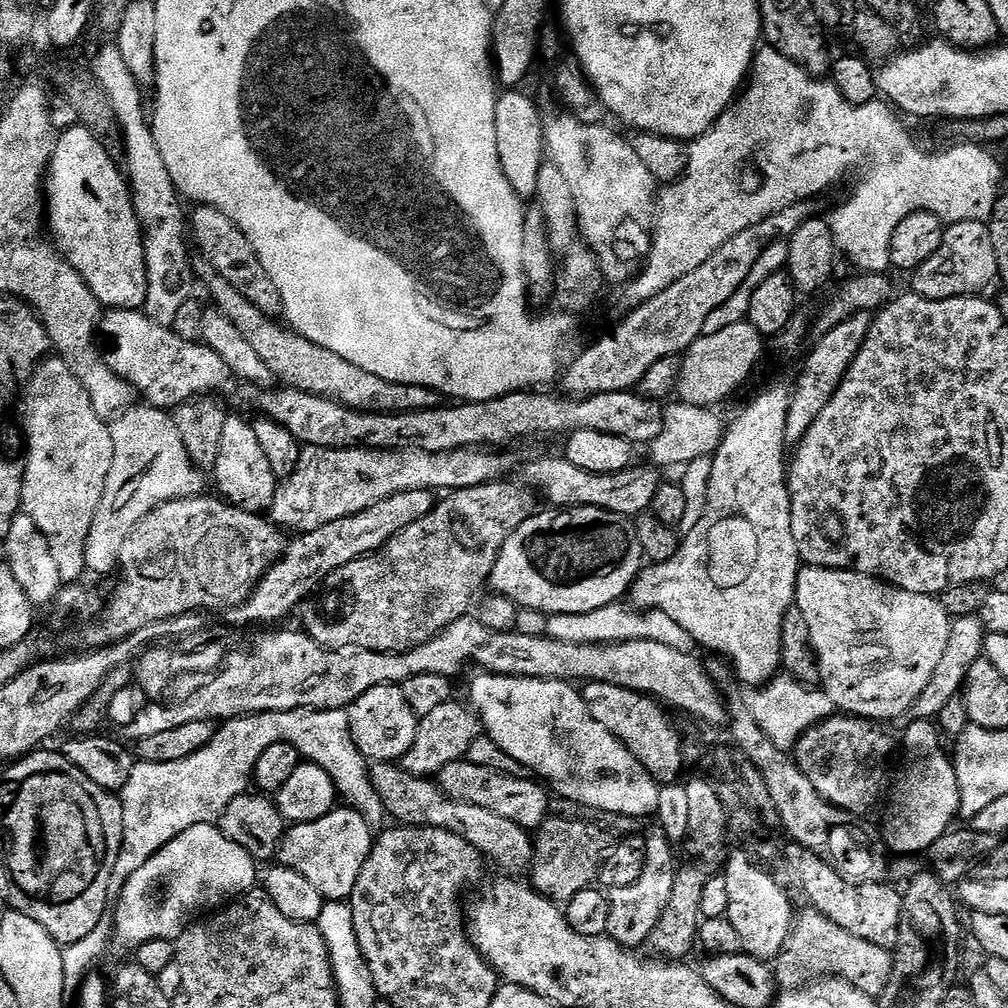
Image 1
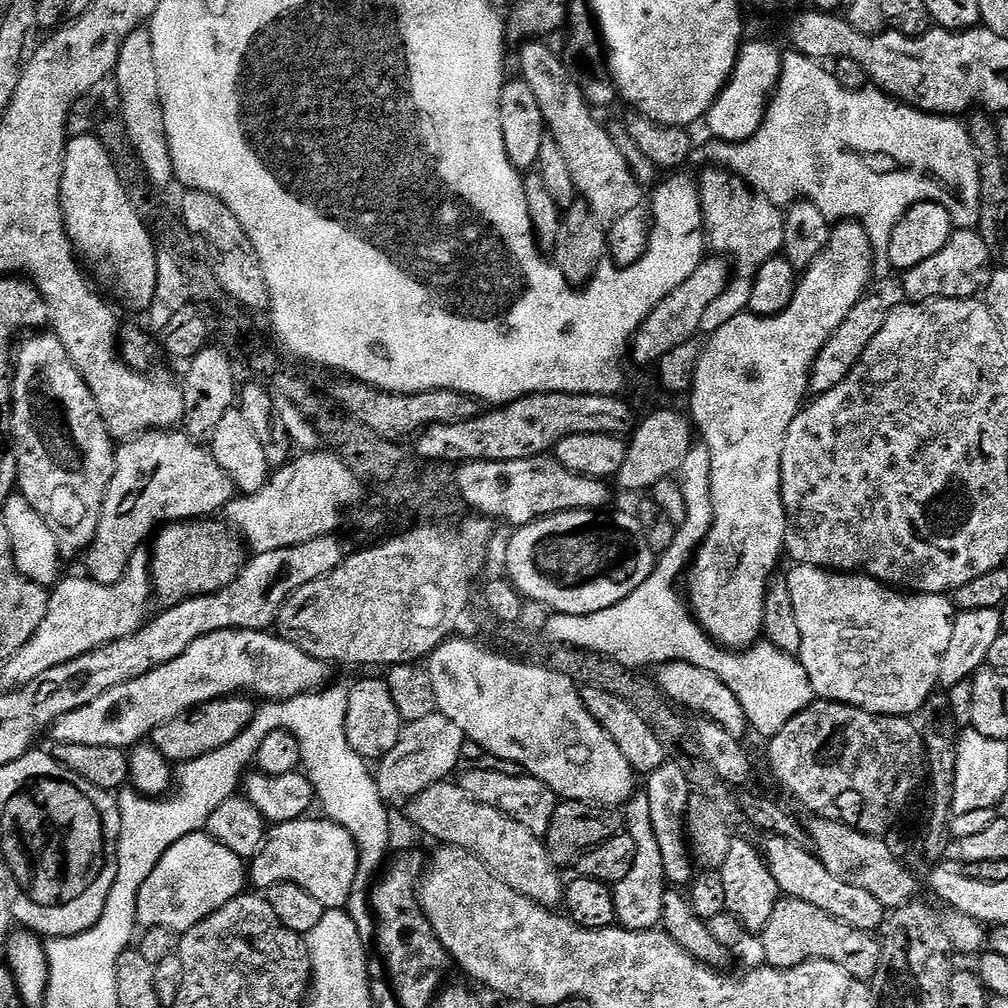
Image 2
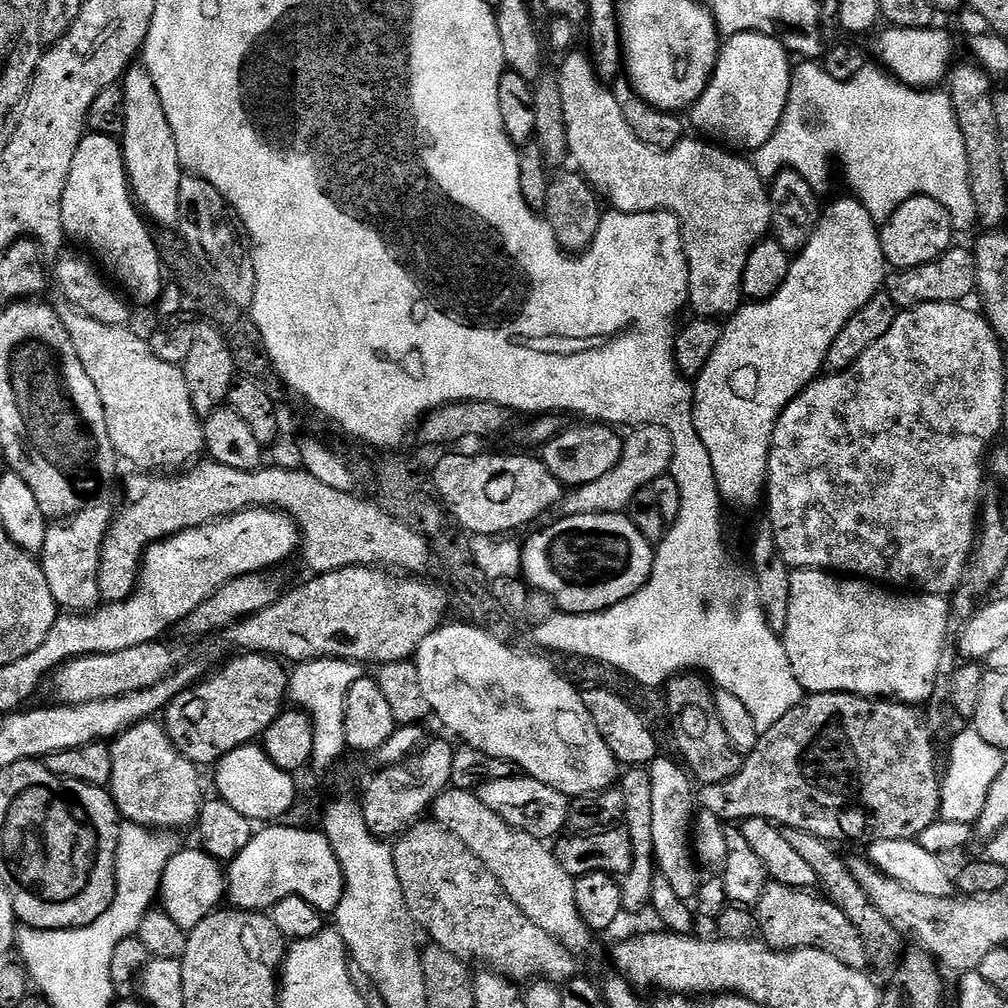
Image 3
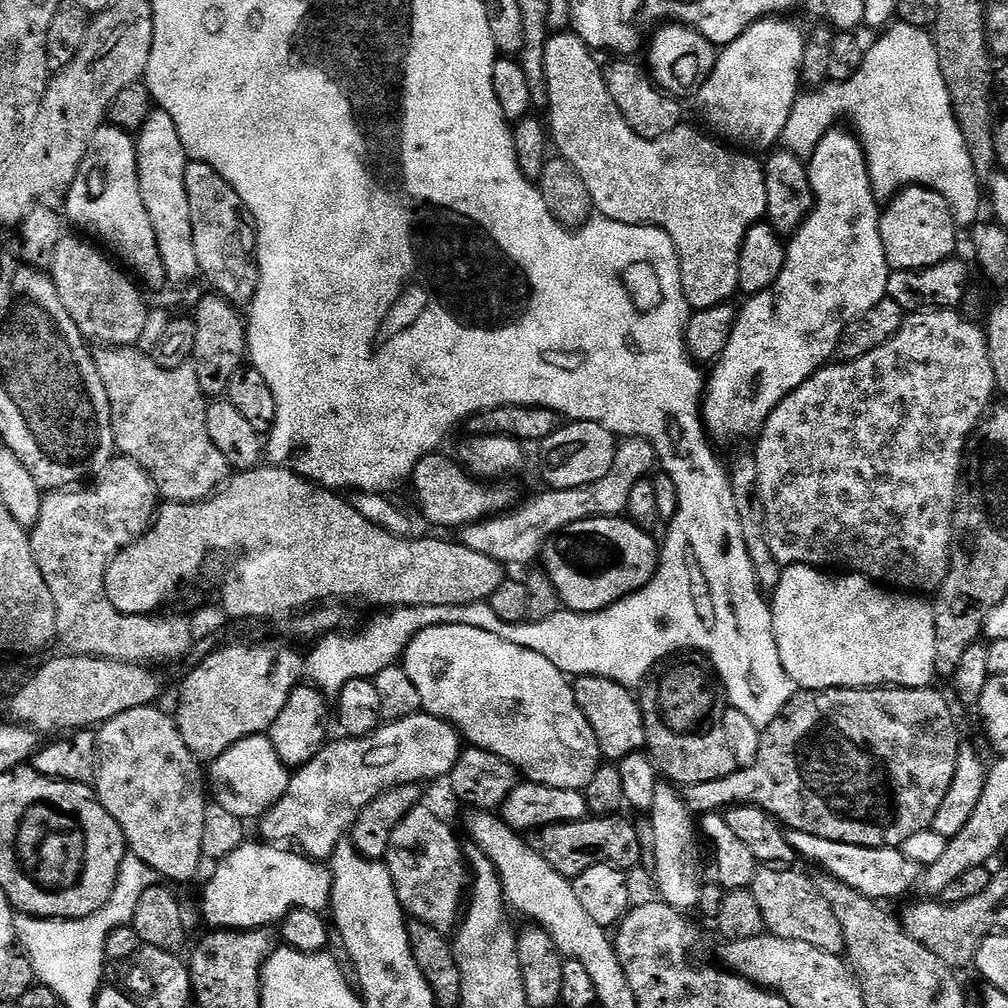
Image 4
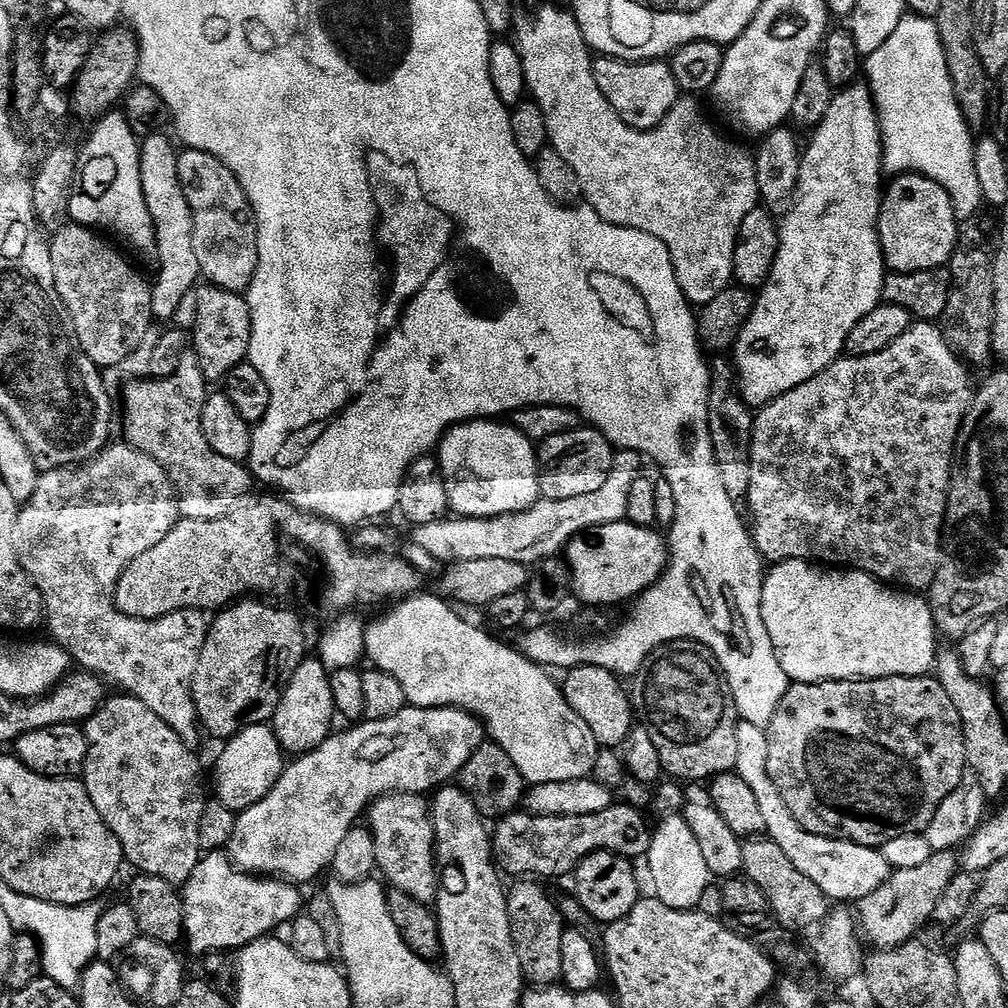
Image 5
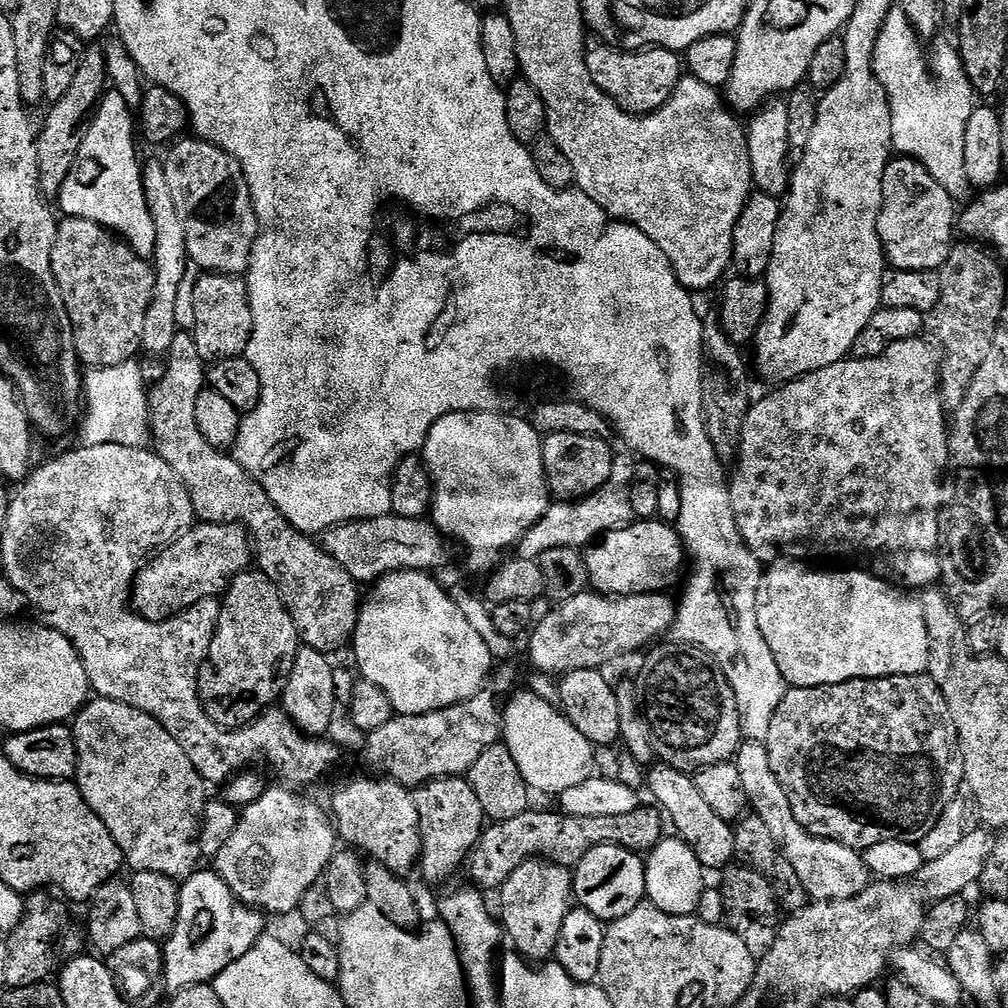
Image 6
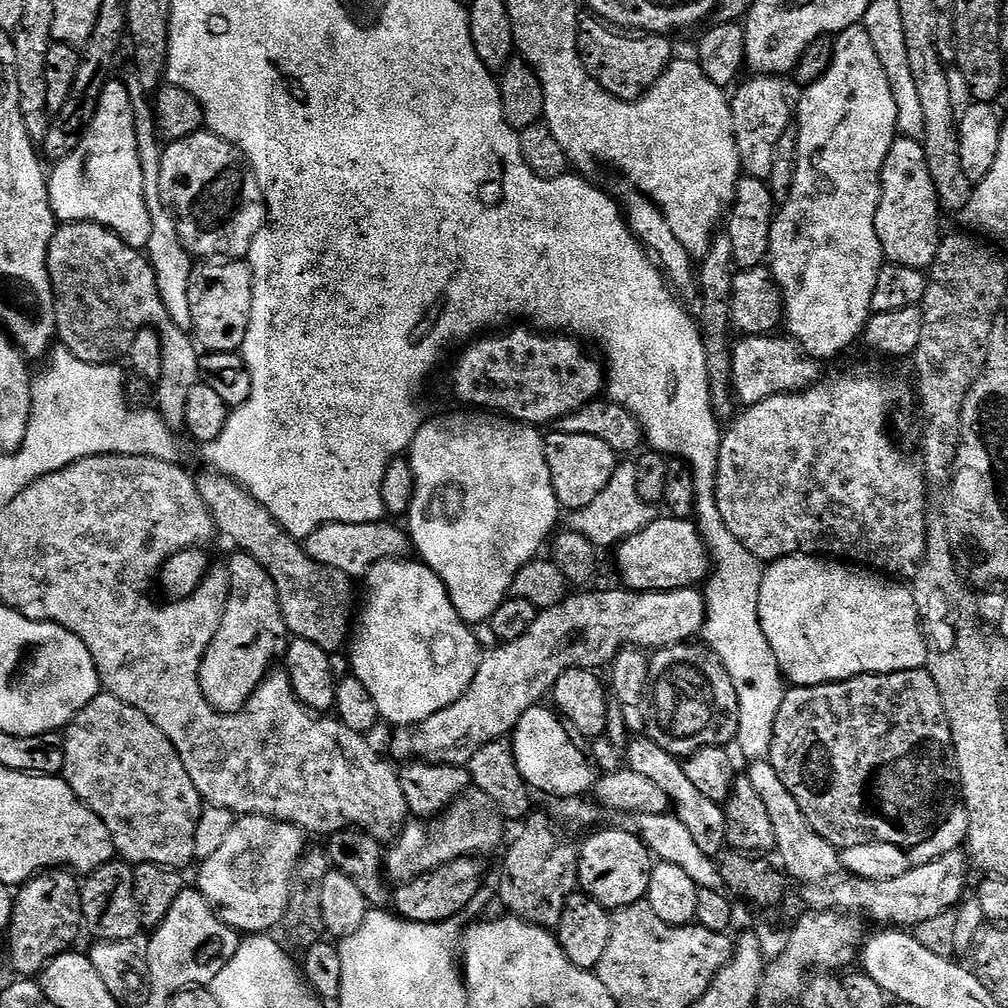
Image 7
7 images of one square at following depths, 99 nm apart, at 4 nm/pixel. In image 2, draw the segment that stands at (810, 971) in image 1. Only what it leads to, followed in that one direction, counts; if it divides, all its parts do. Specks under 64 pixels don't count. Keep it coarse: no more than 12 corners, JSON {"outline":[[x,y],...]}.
{"outline":[[793,896],[776,903],[759,940],[769,968],[811,960],[870,982],[873,933]]}

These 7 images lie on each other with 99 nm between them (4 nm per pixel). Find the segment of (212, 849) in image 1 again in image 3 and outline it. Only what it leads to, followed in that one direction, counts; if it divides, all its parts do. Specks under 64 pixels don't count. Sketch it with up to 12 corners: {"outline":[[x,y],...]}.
{"outline":[[199,847],[170,858],[158,904],[191,930],[221,907],[226,872]]}

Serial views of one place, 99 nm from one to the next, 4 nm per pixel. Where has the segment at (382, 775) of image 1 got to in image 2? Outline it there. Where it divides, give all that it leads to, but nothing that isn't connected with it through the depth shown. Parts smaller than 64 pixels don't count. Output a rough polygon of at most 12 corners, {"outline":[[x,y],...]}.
{"outline":[[456,782],[407,801],[437,845],[465,848],[506,886],[561,907],[547,843]]}

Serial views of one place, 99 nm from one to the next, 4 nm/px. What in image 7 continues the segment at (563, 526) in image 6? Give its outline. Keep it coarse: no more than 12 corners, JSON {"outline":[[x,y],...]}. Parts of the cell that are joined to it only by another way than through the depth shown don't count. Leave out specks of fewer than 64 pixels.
{"outline":[[617,463],[606,490],[567,527],[600,550],[653,522],[635,463]]}

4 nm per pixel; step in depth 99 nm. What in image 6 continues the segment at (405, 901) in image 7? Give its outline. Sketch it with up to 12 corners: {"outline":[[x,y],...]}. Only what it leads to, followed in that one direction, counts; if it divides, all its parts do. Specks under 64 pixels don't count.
{"outline":[[661,809],[614,818],[527,811],[489,823],[469,881],[495,893],[522,862],[572,870],[591,848],[647,854],[666,836]]}

